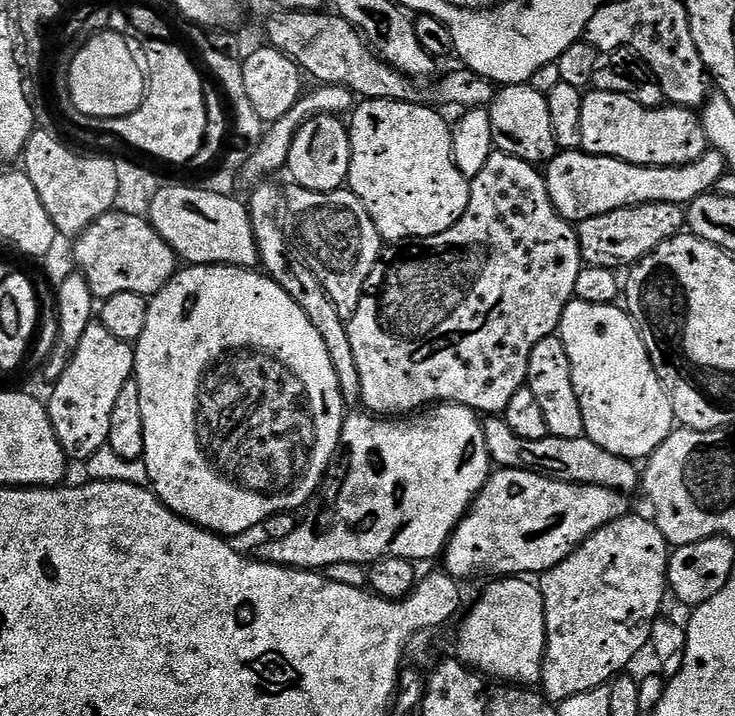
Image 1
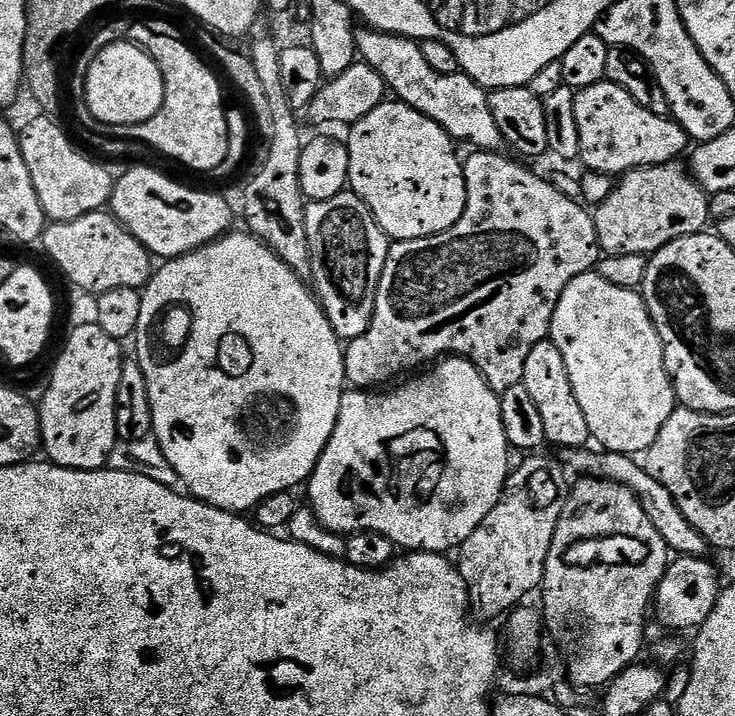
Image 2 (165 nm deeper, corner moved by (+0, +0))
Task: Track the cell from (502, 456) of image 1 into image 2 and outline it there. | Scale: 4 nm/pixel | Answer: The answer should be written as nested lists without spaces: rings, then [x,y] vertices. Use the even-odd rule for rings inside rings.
[[[588,446],[563,449],[562,463],[565,469],[572,471],[573,468],[577,472],[575,475],[580,478],[609,480],[629,488],[638,498],[642,510],[646,510],[650,522],[654,522],[654,530],[658,530],[658,534],[662,534],[662,542],[666,542],[668,549],[677,557],[699,556],[704,558],[709,555],[707,553],[710,552],[708,540],[702,538],[702,534],[698,534],[698,530],[694,530],[694,526],[690,526],[690,522],[686,522],[686,514],[682,514],[682,510],[678,510],[678,502],[674,502],[670,490],[666,490],[666,486],[662,486],[662,482],[650,478],[650,474],[639,459],[617,452],[603,450],[591,452],[590,449],[591,447]]]

